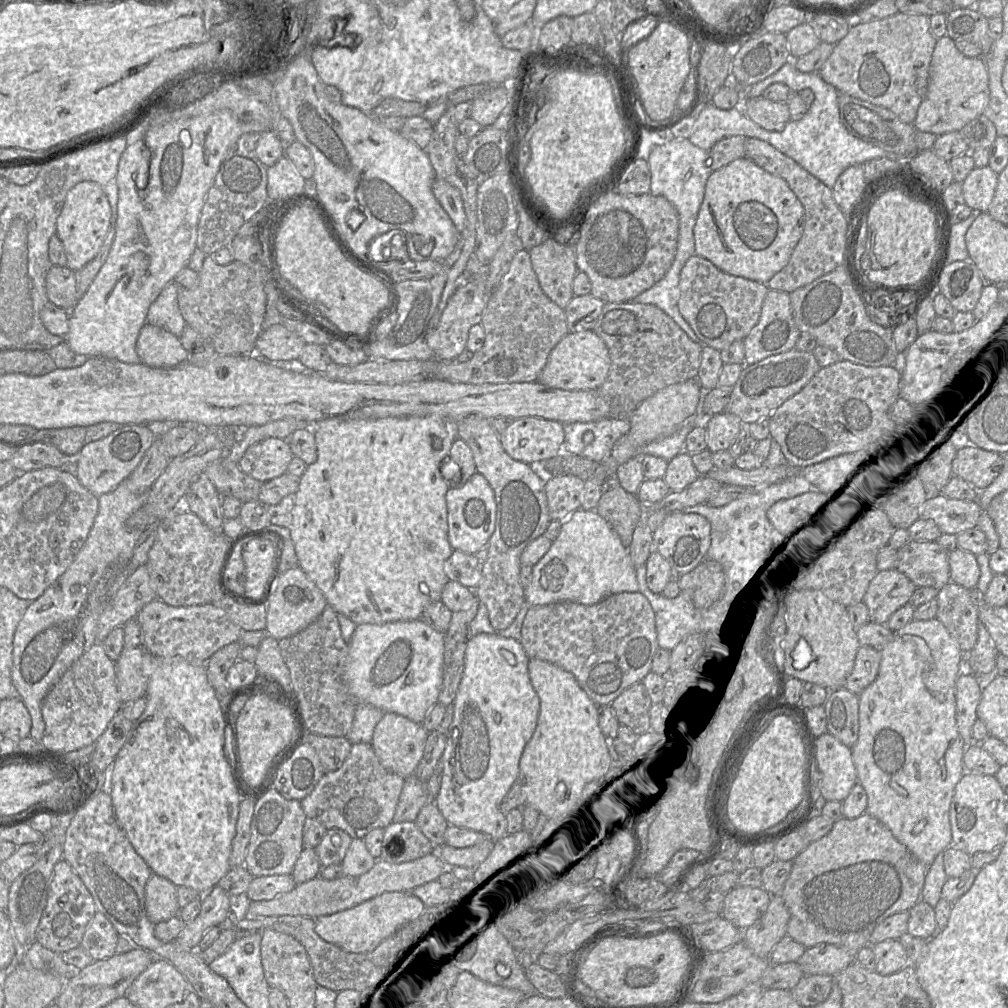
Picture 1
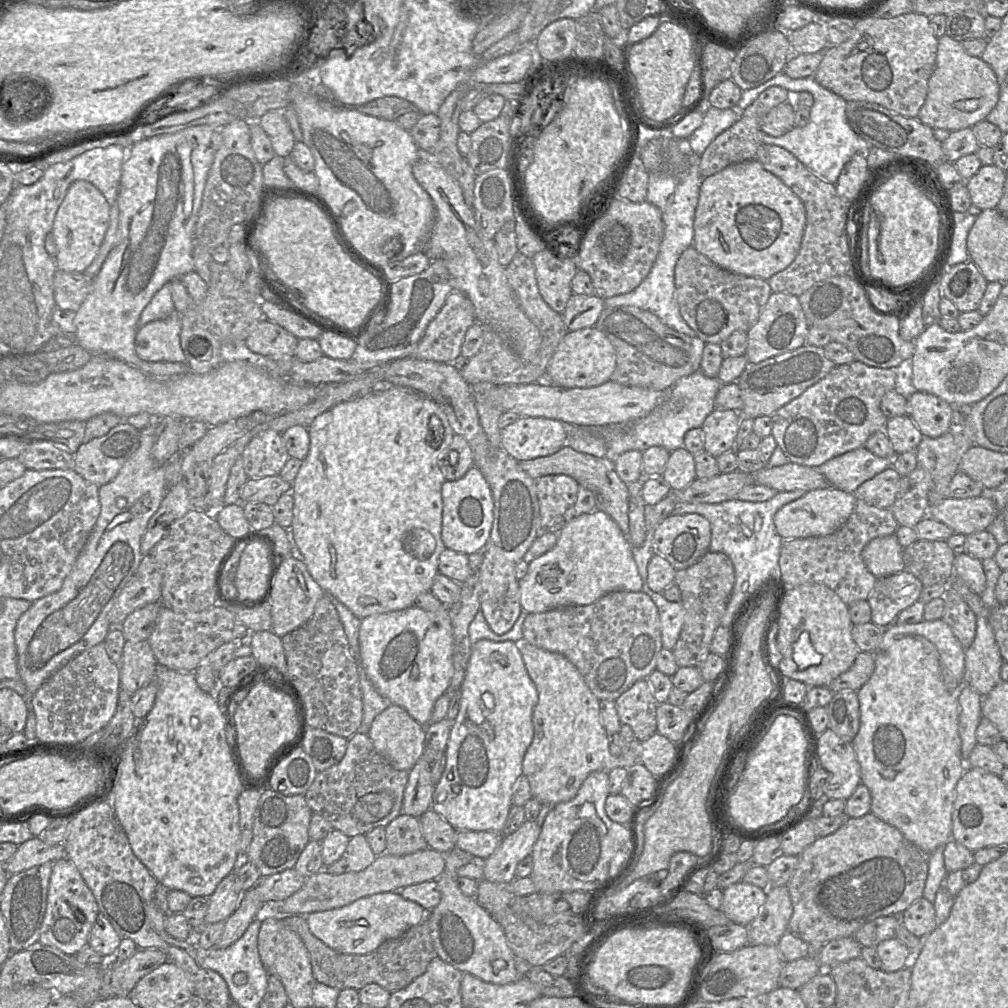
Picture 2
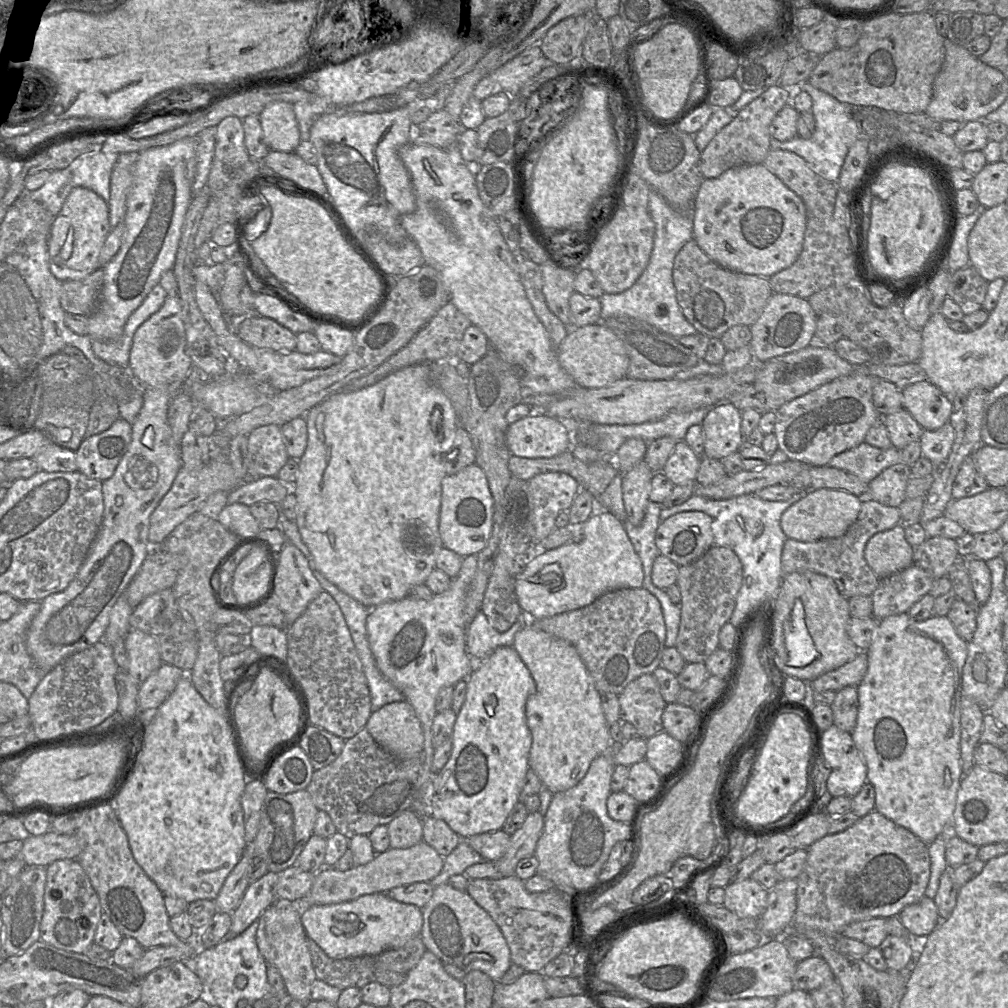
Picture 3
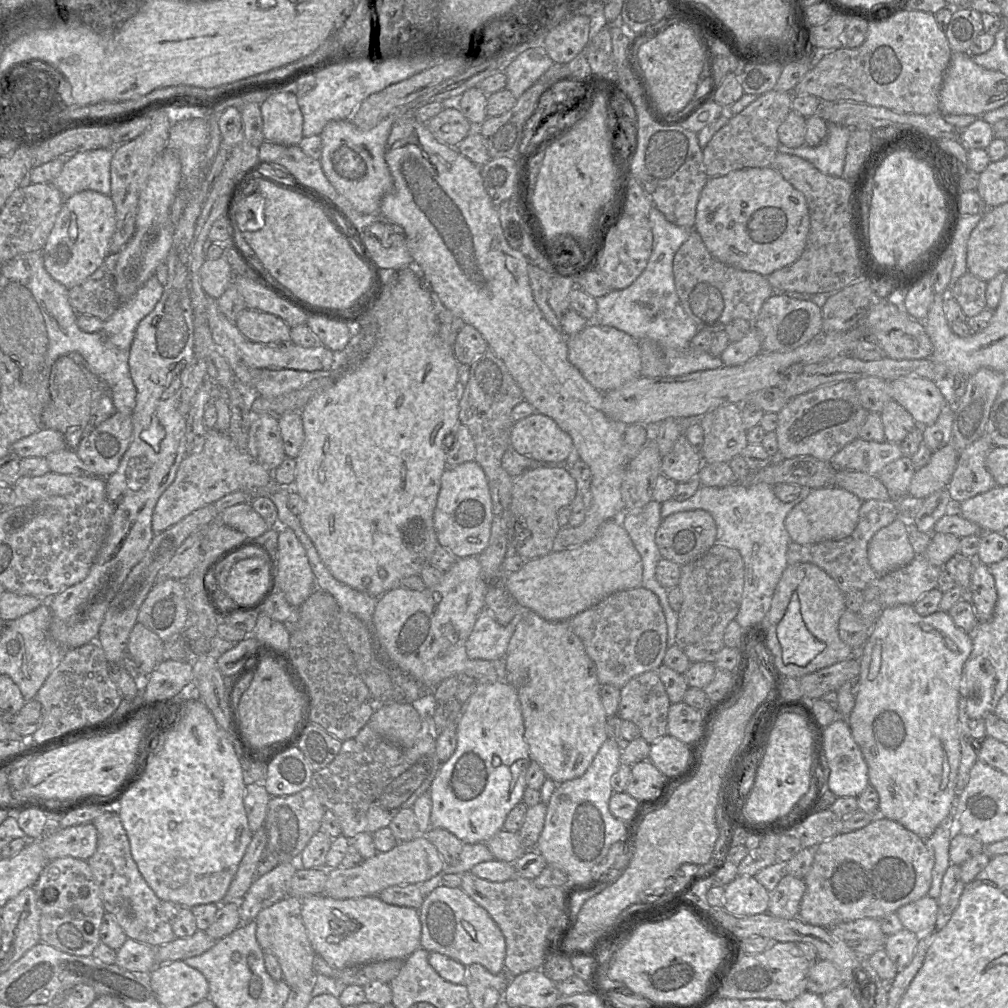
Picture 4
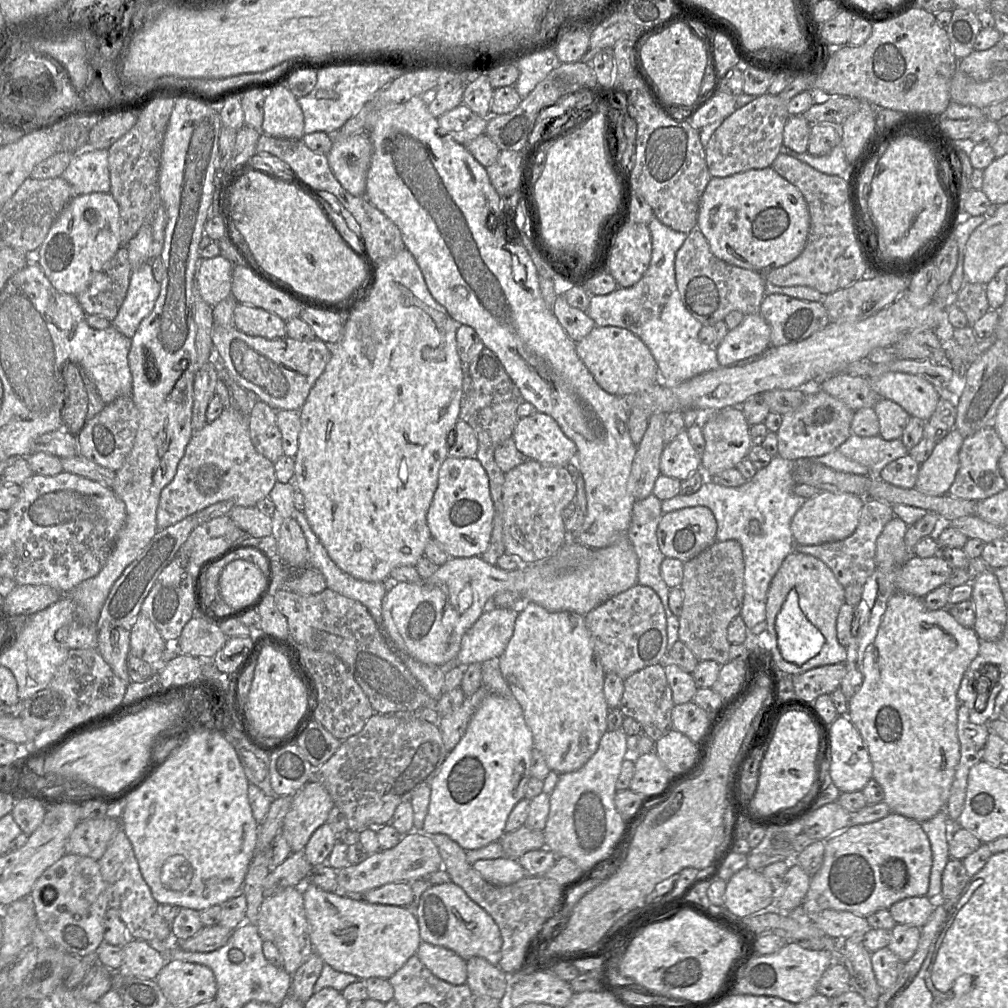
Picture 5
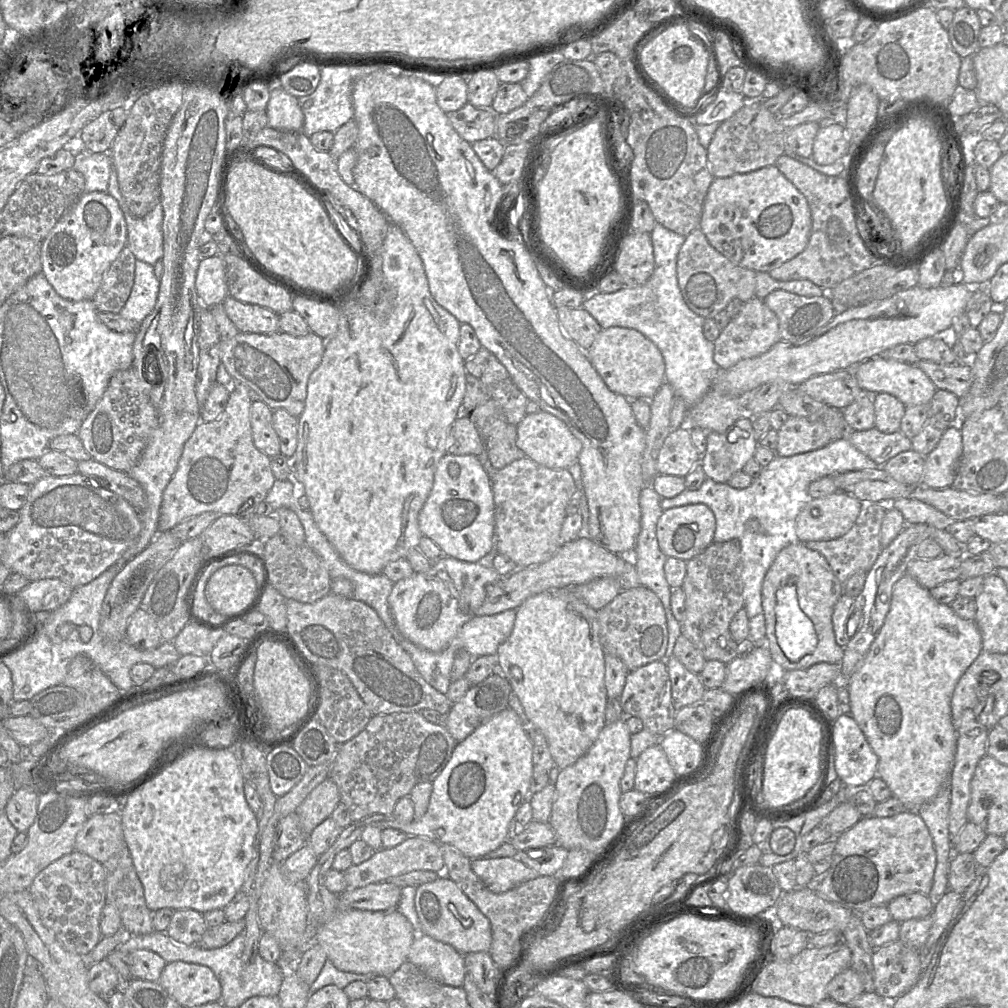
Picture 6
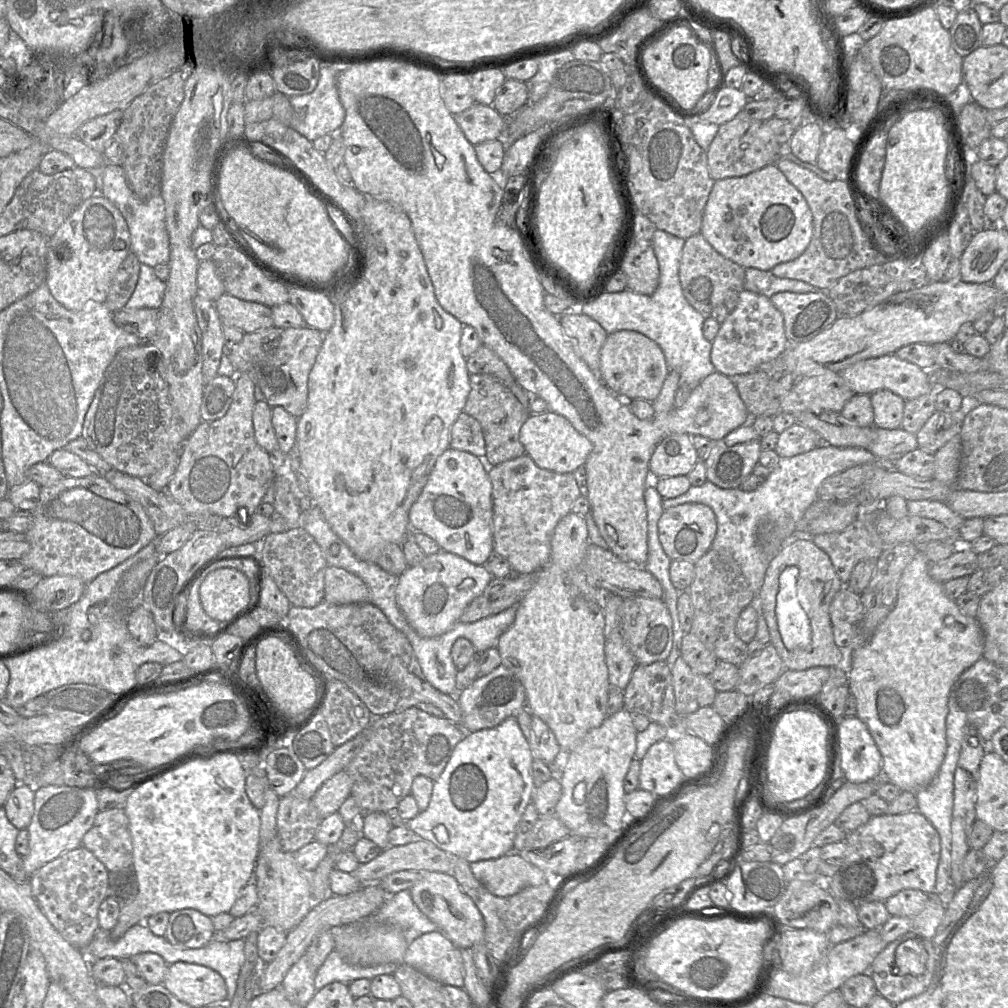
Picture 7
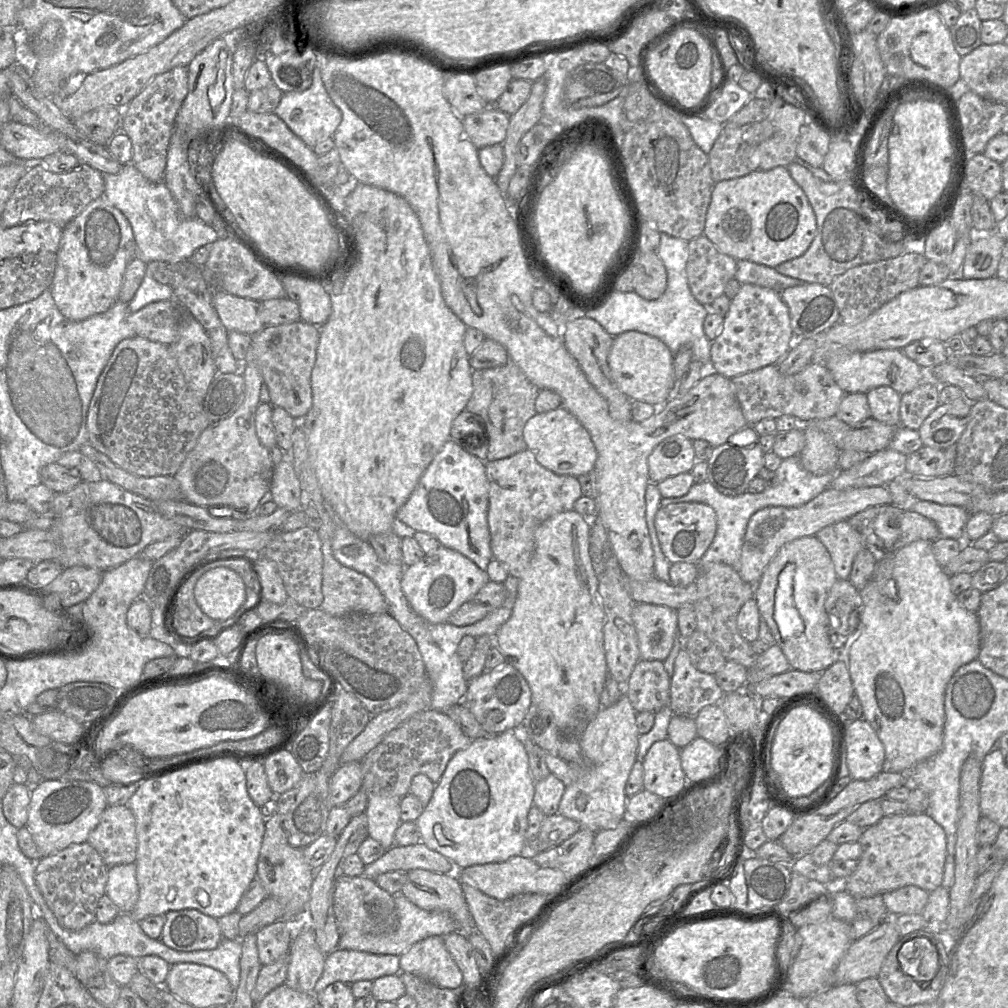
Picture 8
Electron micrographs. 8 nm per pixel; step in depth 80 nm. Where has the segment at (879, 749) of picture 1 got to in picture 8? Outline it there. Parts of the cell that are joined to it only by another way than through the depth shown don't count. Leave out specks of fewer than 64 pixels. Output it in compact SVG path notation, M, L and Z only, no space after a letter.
M918 540L915 542L912 542L905 547L902 547L896 551L893 552L885 552L885 553L880 553L880 554L888 554L893 557L893 579L896 580L897 583L897 588L898 588L898 600L893 600L887 597L886 595L882 594L880 591L877 589L877 584L871 579L867 583L867 585L860 591L862 601L863 601L863 606L861 609L861 623L862 623L862 632L858 639L852 643L849 651L849 673L850 677L853 683L854 687L854 693L860 700L860 703L863 708L863 719L869 722L869 724L872 726L872 728L875 730L877 736L881 740L881 742L884 745L885 748L885 770L890 771L890 772L899 772L899 773L908 773L908 771L913 768L915 765L918 763L932 757L933 755L937 754L943 746L943 736L944 736L944 724L945 724L945 693L946 693L946 688L951 680L952 676L955 674L955 672L964 664L967 664L975 659L978 658L978 655L981 650L981 628L980 628L980 623L978 619L977 613L971 612L964 608L959 600L958 596L955 595L952 590L951 590L951 584L950 584L950 579L951 576L944 570L944 567L942 567L936 560L933 549L932 549L932 544L933 541L929 540Z

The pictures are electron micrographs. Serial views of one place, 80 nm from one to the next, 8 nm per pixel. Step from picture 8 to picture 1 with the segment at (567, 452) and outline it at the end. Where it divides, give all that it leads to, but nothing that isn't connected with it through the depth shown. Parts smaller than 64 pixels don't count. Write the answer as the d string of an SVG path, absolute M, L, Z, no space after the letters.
M533 416L515 419L499 436L506 453L527 464L559 455L564 444L561 422Z

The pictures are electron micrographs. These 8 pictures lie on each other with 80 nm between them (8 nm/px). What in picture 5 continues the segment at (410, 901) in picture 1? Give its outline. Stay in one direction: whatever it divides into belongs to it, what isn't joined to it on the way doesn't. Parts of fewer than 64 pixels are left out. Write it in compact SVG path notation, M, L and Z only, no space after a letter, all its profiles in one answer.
M305 882L302 893L313 950L325 964L338 972L354 975L362 981L369 978L389 980L410 957L416 954L422 942L417 917L406 907L371 904L359 896L326 892L311 882Z

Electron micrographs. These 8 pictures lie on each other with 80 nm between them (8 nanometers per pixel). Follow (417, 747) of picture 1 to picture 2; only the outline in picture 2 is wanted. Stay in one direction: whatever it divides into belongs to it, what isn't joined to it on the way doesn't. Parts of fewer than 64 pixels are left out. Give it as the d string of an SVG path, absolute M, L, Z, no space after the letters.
M390 705L374 718L368 736L376 751L397 770L410 771L424 752L425 727L398 705Z

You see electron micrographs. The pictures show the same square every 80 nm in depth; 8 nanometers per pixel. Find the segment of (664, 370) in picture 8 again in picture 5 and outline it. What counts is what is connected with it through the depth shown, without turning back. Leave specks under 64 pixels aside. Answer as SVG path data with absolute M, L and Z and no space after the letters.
M596 326L576 343L576 351L599 386L611 395L626 397L645 391L659 381L657 364L649 348L628 329Z

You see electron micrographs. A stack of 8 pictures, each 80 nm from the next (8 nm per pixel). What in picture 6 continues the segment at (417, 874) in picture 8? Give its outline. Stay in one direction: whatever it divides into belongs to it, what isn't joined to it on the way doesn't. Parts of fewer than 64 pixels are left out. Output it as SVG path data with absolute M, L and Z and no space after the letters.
M446 875L416 888L415 908L421 923L421 933L446 943L462 955L489 952L492 930L489 919Z

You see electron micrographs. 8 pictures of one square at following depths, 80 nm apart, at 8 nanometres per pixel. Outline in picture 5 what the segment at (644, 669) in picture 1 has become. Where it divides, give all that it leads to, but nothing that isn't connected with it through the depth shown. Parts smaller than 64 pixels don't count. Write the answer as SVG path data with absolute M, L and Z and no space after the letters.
M639 583L628 590L611 597L584 616L595 650L598 654L605 675L614 673L625 680L633 673L658 663L664 663L667 655L666 616L662 602L656 592Z

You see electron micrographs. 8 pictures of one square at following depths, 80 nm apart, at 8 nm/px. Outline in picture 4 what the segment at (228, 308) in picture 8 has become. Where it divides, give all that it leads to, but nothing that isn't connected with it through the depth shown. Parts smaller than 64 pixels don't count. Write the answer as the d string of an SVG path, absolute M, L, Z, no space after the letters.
M244 309L235 321L238 330L249 340L270 344L292 342L291 328L279 317L254 309Z

